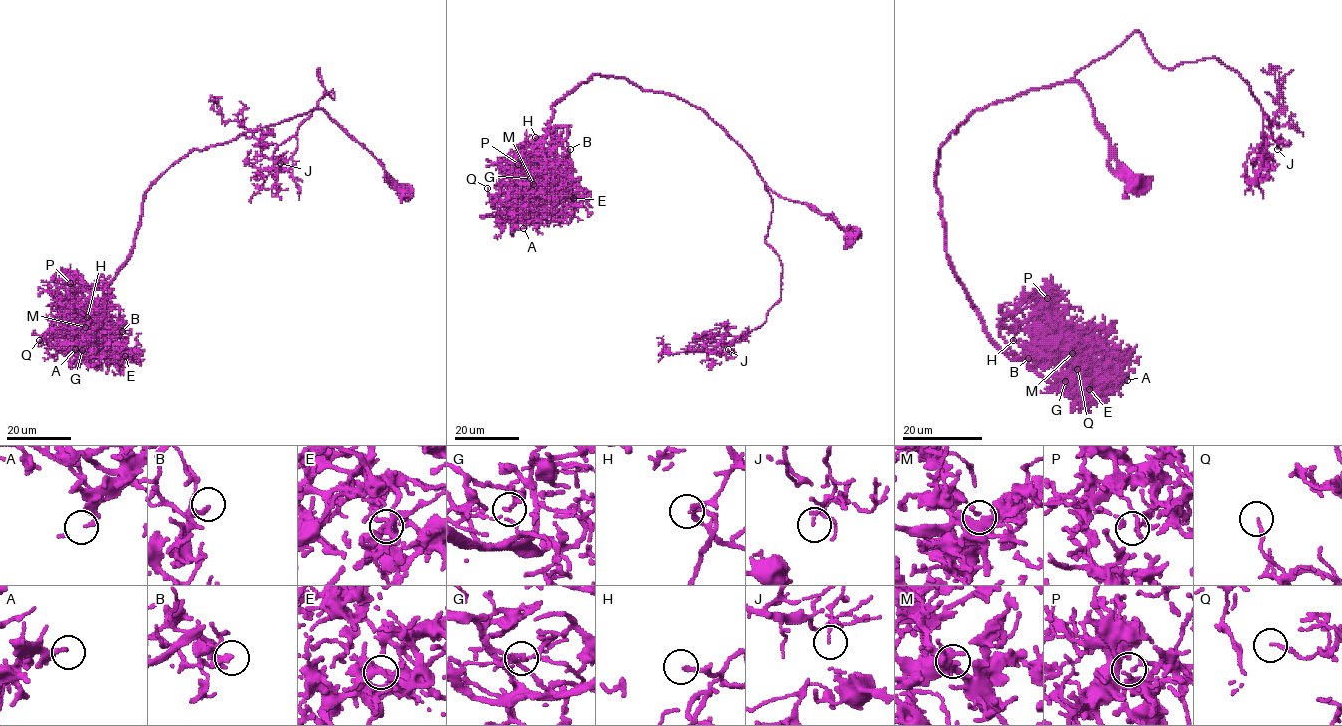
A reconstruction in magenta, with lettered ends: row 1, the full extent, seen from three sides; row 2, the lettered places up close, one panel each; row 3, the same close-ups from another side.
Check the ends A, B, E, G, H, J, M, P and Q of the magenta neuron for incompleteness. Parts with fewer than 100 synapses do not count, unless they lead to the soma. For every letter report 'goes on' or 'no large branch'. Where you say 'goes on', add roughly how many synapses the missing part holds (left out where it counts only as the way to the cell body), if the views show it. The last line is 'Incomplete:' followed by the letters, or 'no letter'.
A: no large branch
B: no large branch
E: no large branch
G: no large branch
H: goes on; 450 synapses
J: no large branch
M: no large branch
P: no large branch
Q: no large branch
Incomplete: H

